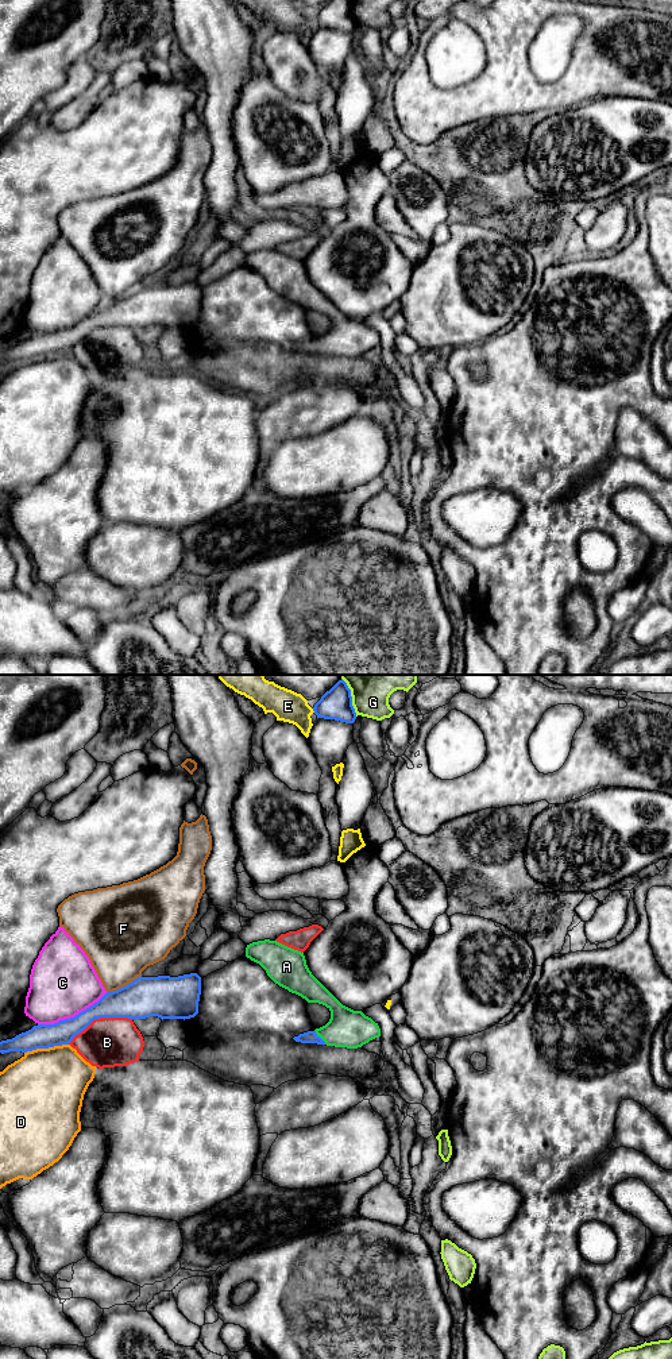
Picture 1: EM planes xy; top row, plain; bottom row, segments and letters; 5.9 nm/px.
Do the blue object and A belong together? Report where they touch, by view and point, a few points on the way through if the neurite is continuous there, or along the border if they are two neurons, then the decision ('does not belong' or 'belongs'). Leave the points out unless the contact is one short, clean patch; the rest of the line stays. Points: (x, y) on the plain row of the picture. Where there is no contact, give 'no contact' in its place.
xy (319, 346) | across xy (311, 346), (319, 346), (350, 338) | belongs

